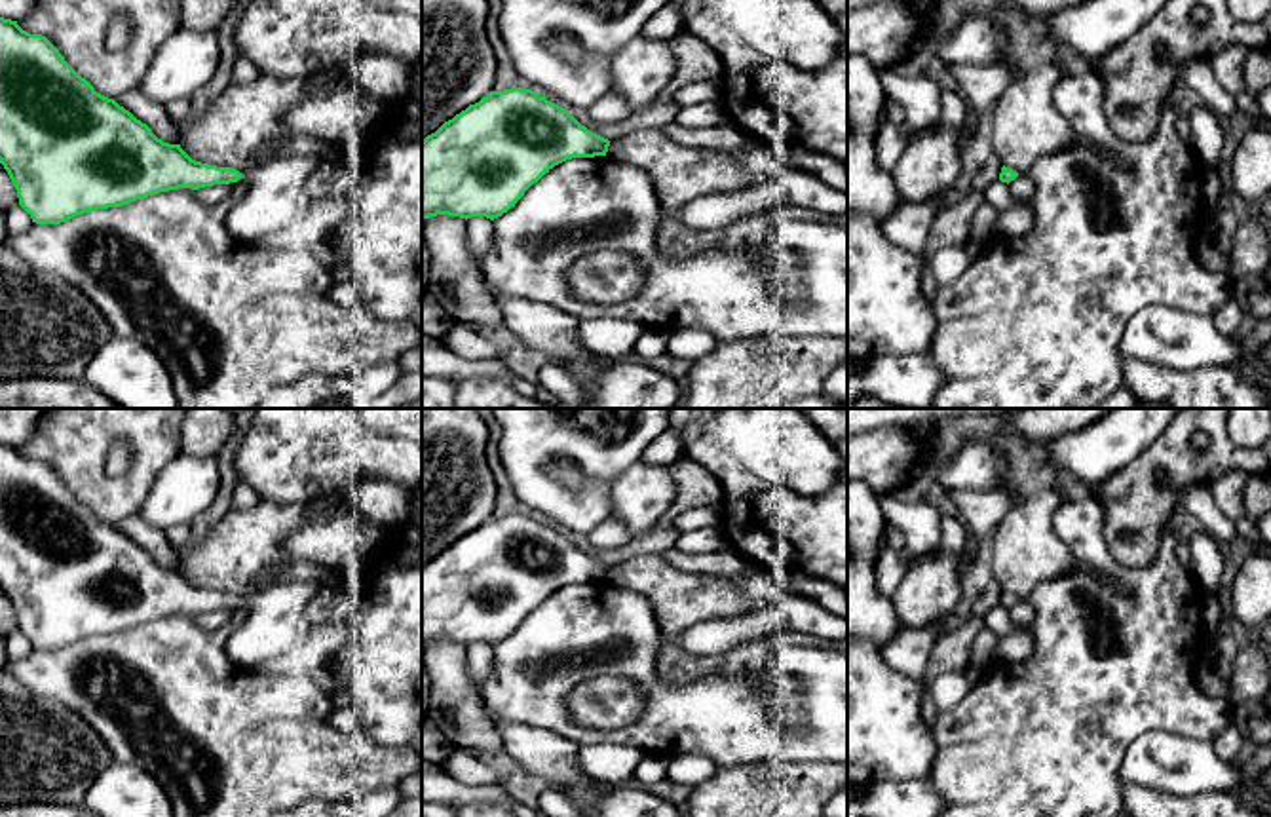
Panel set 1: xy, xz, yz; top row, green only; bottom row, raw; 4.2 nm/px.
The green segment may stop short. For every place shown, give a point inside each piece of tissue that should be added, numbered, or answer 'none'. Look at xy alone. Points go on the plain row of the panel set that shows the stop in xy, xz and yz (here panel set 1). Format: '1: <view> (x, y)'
none

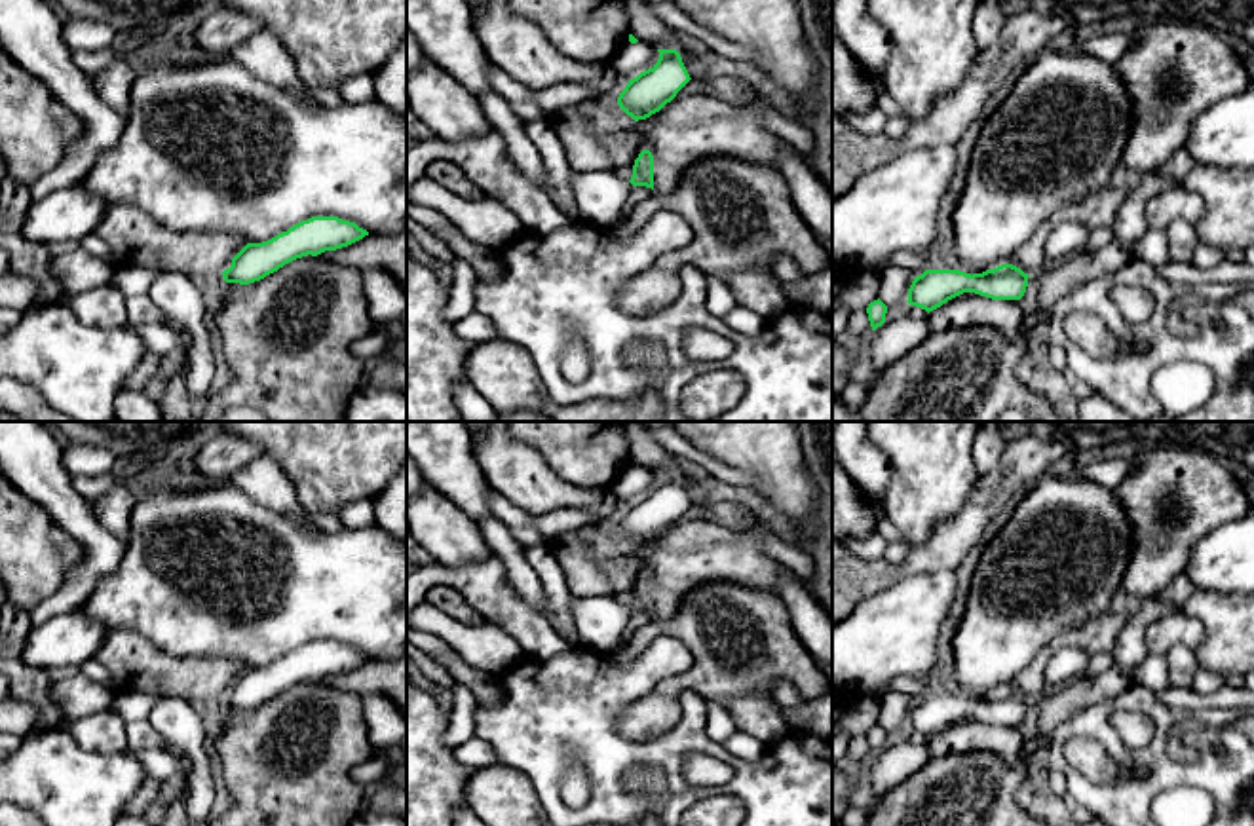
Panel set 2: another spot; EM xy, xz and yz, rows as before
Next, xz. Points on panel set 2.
1: xz (601, 621)

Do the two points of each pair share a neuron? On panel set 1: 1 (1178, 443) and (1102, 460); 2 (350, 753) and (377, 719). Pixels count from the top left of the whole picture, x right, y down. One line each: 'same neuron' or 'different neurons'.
1: different neurons
2: different neurons

